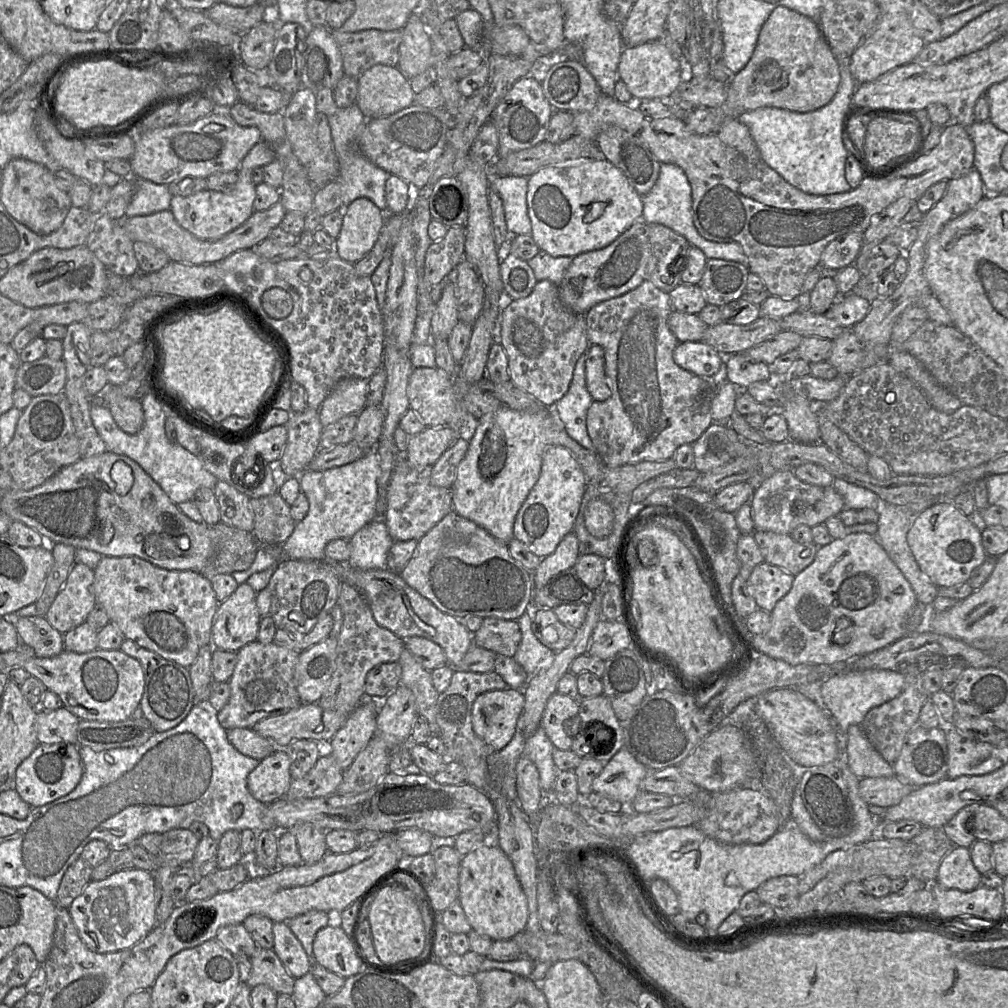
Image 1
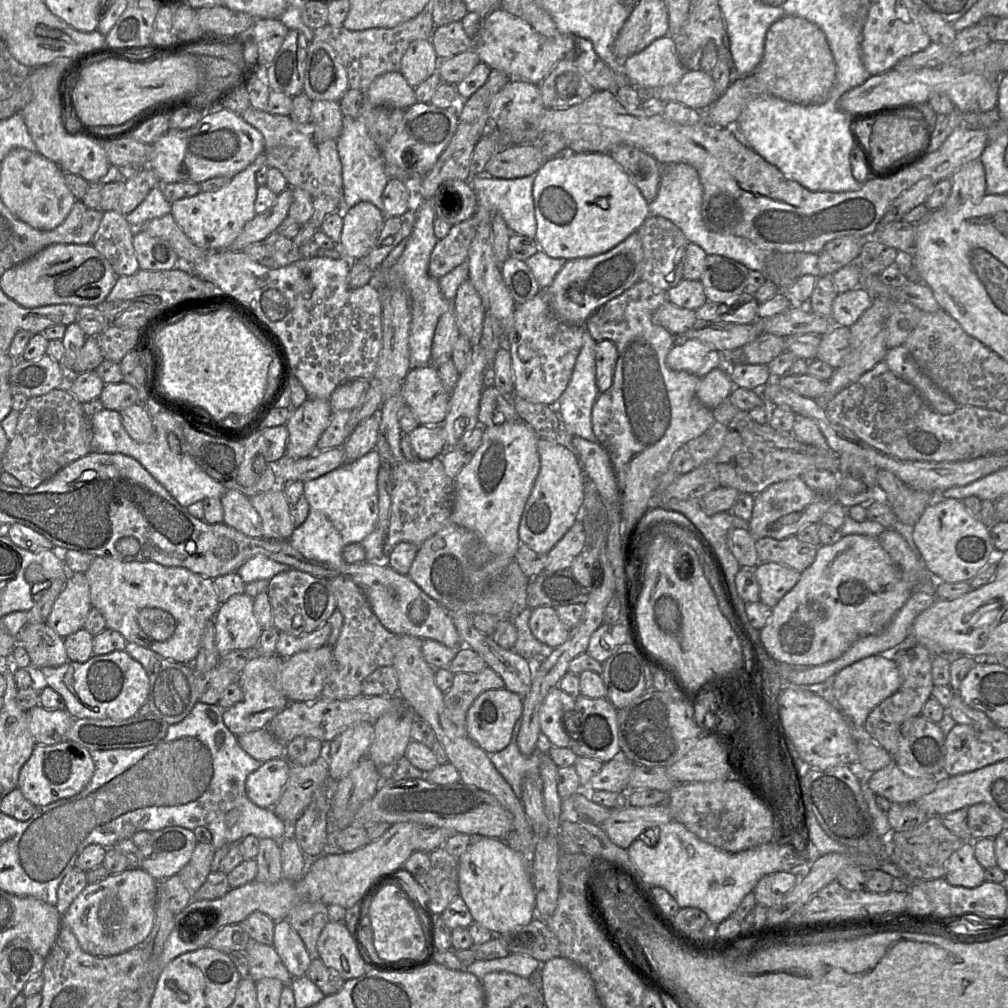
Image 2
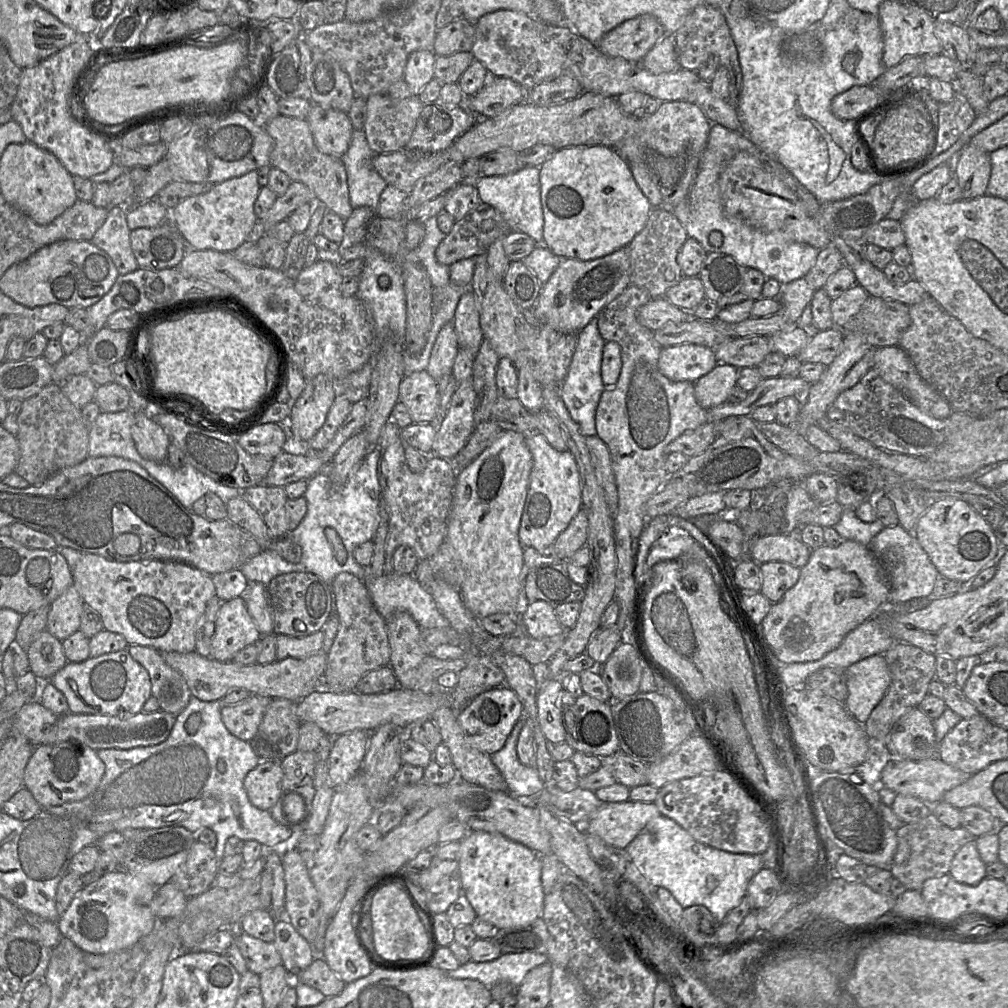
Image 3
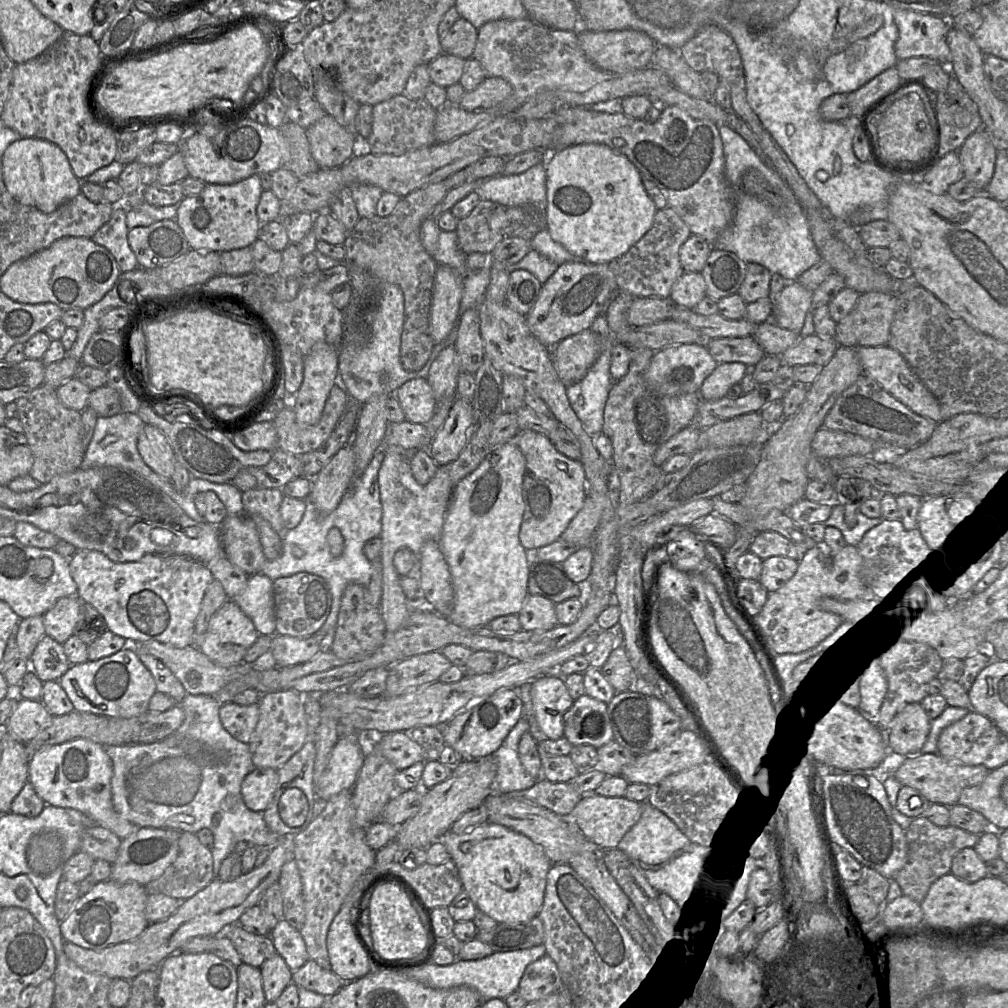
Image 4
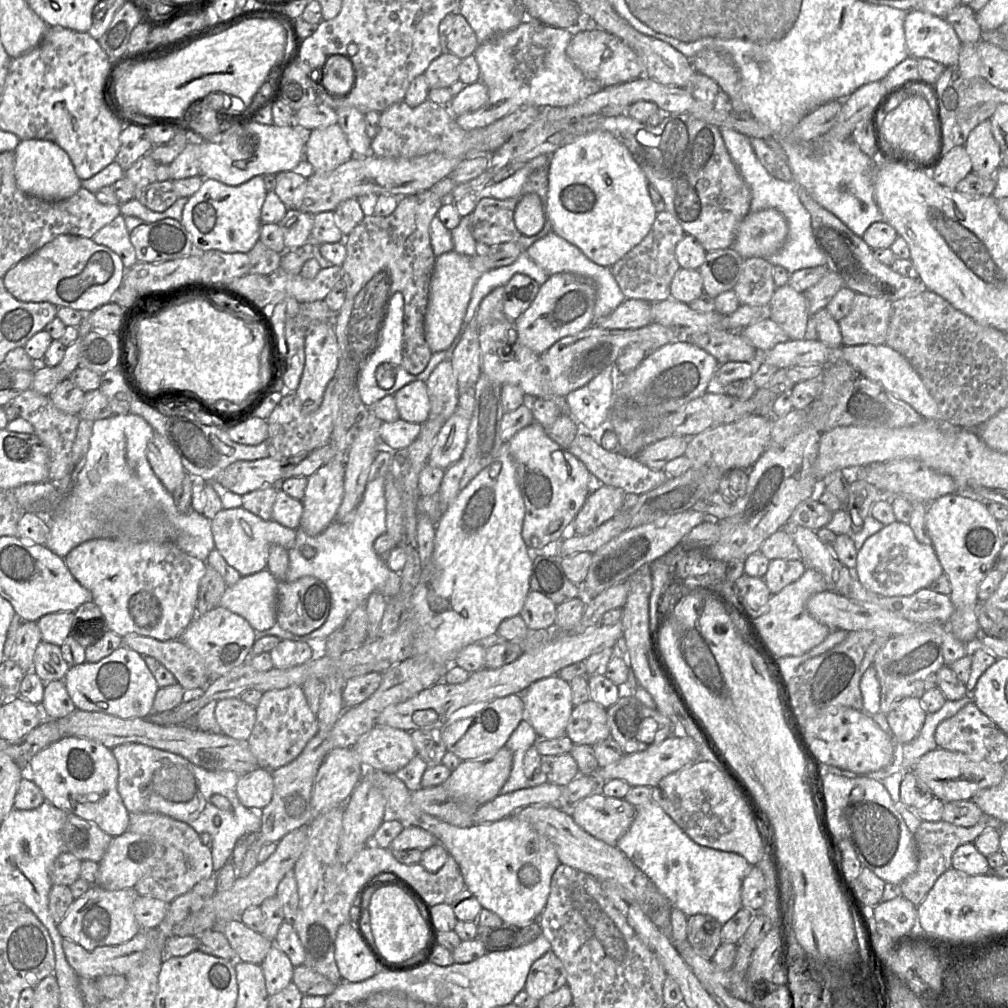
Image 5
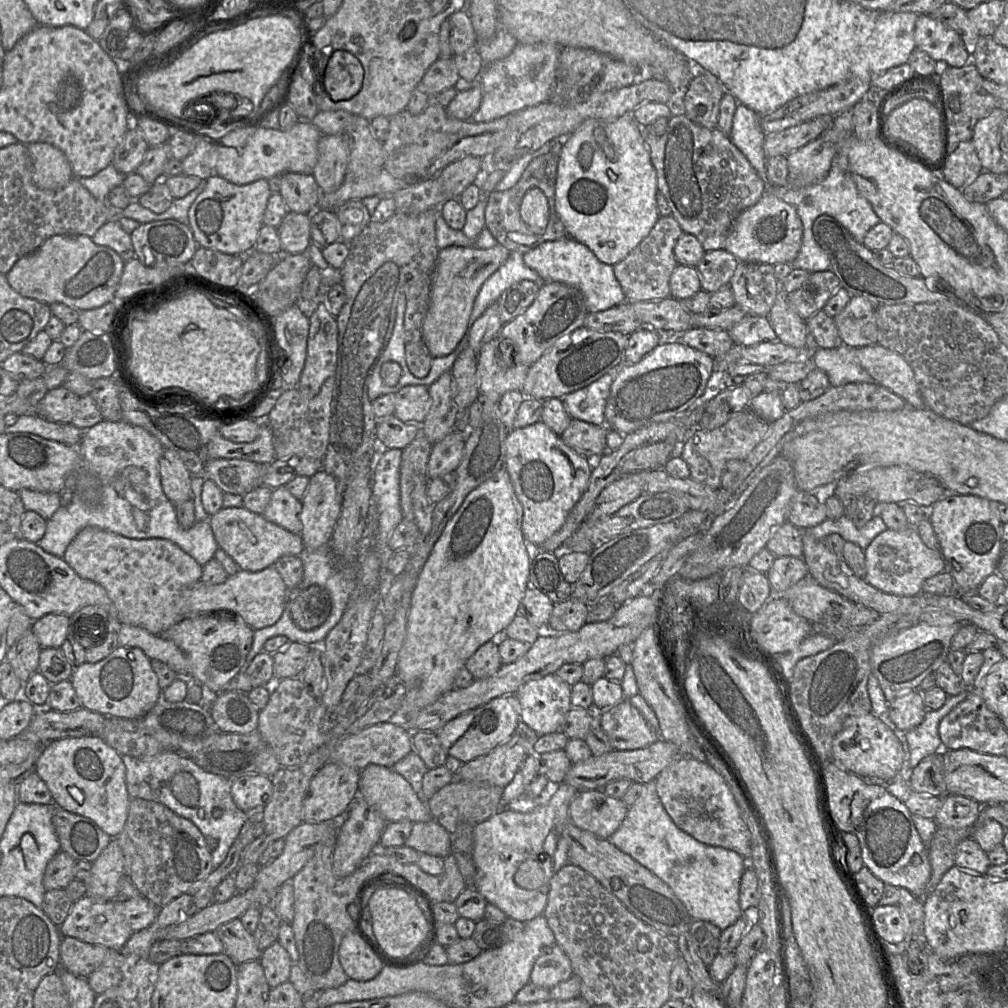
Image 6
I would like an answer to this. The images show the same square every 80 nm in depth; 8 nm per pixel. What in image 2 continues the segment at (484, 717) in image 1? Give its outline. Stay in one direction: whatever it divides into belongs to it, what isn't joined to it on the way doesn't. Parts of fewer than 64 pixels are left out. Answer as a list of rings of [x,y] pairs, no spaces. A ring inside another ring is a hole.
[[[505,688],[485,691],[474,700],[467,711],[467,736],[488,755],[500,752],[509,745],[514,725],[521,715],[522,697]]]

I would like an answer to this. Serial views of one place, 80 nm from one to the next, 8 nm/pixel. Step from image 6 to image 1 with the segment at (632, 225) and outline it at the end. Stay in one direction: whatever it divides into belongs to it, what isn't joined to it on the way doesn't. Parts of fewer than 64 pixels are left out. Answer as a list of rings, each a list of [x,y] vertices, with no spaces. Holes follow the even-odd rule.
[[[603,157],[575,166],[569,166],[569,162],[549,165],[528,180],[531,236],[541,250],[553,257],[575,257],[605,248],[643,218],[642,196],[622,171]]]

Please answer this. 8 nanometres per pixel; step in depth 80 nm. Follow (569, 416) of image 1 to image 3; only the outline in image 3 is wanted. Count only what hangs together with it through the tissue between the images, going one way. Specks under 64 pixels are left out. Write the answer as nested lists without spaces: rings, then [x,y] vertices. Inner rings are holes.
[[[594,317],[584,328],[577,332],[577,345],[568,368],[568,372],[560,386],[560,395],[571,418],[579,425],[584,436],[595,436],[595,412],[600,396],[605,389],[601,378],[601,361],[605,340],[599,333],[597,318]]]

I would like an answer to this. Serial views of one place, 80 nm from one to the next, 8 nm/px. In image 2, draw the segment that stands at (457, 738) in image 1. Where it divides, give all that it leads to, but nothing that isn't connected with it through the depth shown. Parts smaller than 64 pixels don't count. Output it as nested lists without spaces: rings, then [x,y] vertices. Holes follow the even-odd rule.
[[[488,666],[478,673],[454,674],[452,686],[443,694],[443,703],[458,734],[467,736],[466,715],[474,700],[485,691],[504,688],[504,681]]]

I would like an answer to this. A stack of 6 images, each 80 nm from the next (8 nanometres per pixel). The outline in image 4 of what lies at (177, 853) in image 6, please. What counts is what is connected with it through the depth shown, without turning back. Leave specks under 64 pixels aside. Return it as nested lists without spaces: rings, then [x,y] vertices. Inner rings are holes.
[[[181,831],[179,852],[176,860],[157,879],[147,883],[145,889],[149,895],[164,894],[181,902],[193,897],[208,886],[215,878],[211,849],[204,846],[194,833]]]

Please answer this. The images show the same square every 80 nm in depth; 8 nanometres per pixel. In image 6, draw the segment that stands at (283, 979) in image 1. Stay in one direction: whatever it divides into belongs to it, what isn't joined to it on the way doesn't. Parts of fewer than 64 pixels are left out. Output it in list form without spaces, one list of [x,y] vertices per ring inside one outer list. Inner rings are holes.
[[[235,918],[221,925],[214,932],[223,944],[224,953],[236,965],[260,959],[262,951],[257,945],[253,933],[244,928],[240,918]]]

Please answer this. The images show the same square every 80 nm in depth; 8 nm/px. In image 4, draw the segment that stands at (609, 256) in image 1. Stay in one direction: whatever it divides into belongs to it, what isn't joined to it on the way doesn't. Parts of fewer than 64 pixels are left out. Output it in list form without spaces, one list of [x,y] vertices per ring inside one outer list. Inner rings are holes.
[[[582,261],[563,263],[542,284],[536,302],[525,315],[527,325],[544,346],[554,346],[564,338],[590,328],[617,291],[615,274],[610,264]]]

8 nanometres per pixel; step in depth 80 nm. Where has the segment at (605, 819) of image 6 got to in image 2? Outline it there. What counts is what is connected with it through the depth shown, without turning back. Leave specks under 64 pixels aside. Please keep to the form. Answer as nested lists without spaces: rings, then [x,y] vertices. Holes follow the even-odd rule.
[[[627,804],[622,808],[610,810],[612,813],[602,823],[601,828],[611,842],[626,850],[647,829],[673,821],[665,804],[648,807],[633,807]]]

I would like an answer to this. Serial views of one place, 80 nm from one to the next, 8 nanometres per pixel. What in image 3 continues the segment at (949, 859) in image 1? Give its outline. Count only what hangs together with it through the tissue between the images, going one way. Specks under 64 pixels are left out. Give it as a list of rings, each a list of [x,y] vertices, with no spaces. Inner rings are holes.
[[[972,841],[955,854],[949,874],[960,883],[976,885],[986,877],[986,866]]]

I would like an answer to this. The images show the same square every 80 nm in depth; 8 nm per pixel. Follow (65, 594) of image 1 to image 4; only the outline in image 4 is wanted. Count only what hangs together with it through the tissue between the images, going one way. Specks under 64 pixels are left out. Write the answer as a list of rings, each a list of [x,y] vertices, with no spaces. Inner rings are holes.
[[[78,595],[59,599],[43,614],[45,634],[63,645],[69,637],[74,635],[82,604]]]

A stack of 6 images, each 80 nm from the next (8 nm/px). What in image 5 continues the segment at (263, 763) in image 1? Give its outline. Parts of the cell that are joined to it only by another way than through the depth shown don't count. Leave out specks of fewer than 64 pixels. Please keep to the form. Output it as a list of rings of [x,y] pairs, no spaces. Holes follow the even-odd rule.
[[[266,768],[241,775],[236,785],[238,799],[248,809],[266,807],[272,799],[273,791],[272,772]]]

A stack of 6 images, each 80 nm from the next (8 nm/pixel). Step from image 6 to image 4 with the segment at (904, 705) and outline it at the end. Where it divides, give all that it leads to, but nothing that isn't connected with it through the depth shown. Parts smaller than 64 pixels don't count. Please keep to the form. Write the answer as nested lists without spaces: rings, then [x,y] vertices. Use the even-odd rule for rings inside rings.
[[[921,703],[902,707],[886,731],[888,750],[907,757],[921,753],[931,729],[931,720]]]

